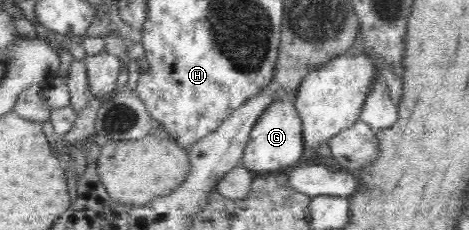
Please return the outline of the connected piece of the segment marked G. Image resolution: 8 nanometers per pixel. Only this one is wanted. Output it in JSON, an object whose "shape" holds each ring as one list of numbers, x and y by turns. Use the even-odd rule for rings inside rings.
{"shape":[[284,98,271,104,251,129,241,165,251,171,284,171,295,166,305,151,302,129,302,121,293,102]]}

